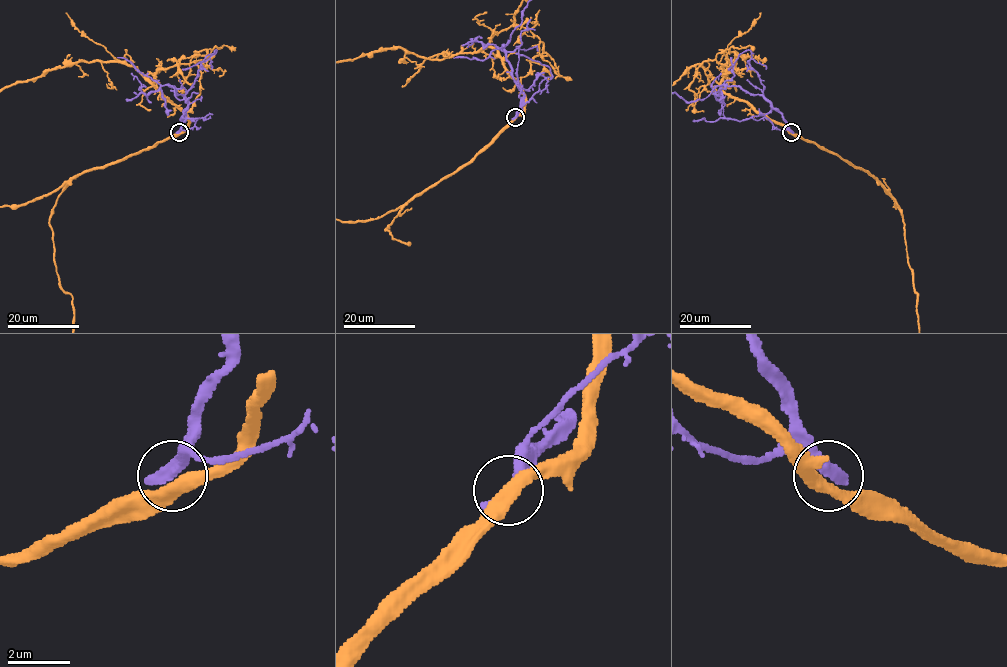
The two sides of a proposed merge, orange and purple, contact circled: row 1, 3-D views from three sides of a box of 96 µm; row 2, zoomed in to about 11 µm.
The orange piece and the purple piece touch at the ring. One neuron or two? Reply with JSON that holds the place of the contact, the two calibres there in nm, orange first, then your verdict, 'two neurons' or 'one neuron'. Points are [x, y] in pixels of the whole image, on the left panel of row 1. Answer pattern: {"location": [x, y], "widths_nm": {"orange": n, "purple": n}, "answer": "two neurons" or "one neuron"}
{"location": [179, 132], "widths_nm": {"orange": 400, "purple": 420}, "answer": "two neurons"}

